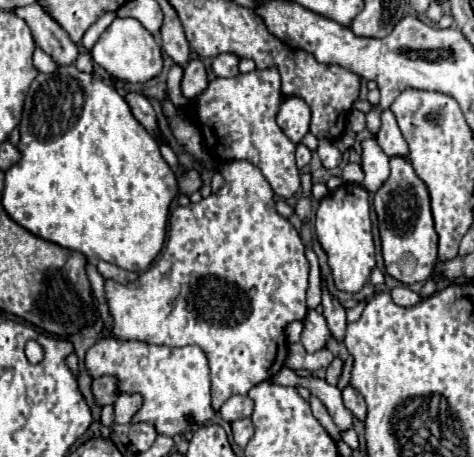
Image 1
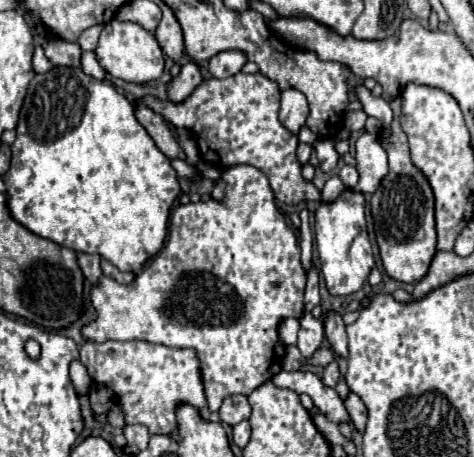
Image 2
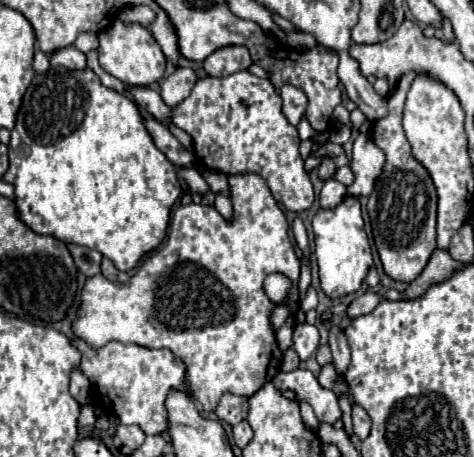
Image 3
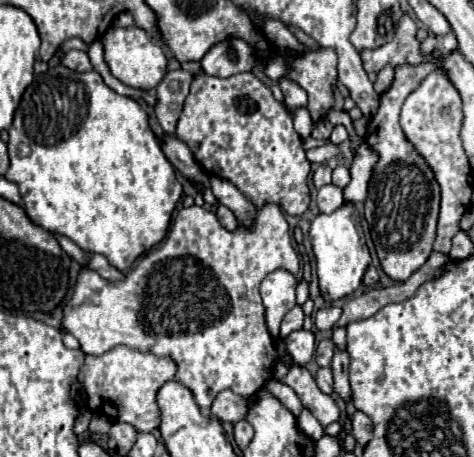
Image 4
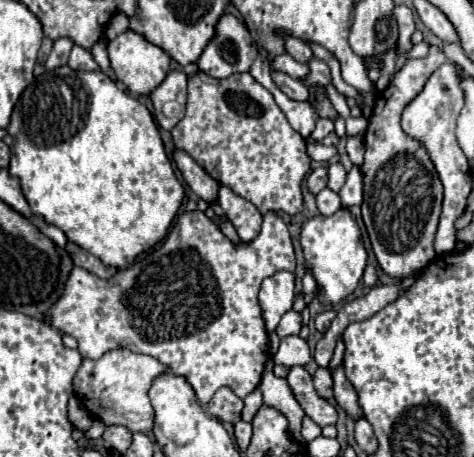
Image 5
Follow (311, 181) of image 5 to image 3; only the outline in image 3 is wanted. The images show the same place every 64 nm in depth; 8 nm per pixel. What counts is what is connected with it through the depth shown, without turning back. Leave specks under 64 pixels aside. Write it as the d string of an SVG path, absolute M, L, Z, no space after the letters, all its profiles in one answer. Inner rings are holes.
M324 158L320 162L320 166L318 166L318 178L326 182L326 180L330 180L334 176L334 172L336 172L336 166L332 164L332 158Z

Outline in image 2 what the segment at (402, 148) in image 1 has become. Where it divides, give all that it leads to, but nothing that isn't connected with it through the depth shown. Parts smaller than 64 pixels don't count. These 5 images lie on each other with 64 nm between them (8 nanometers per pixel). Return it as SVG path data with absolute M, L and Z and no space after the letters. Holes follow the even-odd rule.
M364 84L356 86L354 92L356 92L356 98L362 102L362 110L364 110L368 116L378 118L378 120L384 124L384 128L388 128L390 122L392 122L390 104L388 104L382 96L374 96Z

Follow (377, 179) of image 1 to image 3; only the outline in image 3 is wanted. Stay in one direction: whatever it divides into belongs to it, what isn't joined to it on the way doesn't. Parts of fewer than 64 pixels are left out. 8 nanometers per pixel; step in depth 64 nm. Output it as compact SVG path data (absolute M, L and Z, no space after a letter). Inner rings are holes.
M358 134L354 140L354 154L352 154L352 172L354 182L348 186L348 196L370 196L374 190L374 182L384 166L384 152L376 148L368 134Z

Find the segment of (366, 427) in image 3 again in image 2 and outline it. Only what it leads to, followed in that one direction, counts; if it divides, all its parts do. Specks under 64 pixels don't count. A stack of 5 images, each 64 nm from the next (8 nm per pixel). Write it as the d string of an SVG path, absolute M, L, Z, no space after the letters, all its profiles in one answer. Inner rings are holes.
M350 392L350 396L348 396L348 400L344 402L344 406L346 406L348 414L350 414L350 420L352 420L354 428L356 428L360 434L364 434L364 428L366 428L366 422L368 422L368 412L366 412L366 406L362 404L362 400L360 400L356 394Z

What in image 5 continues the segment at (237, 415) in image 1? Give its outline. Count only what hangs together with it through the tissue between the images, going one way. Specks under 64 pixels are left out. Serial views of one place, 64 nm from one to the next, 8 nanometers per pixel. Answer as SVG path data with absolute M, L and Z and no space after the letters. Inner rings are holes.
M220 388L212 400L206 404L208 414L212 414L214 418L222 420L222 422L238 422L240 420L240 410L242 410L244 402L242 398L238 398L230 388Z

